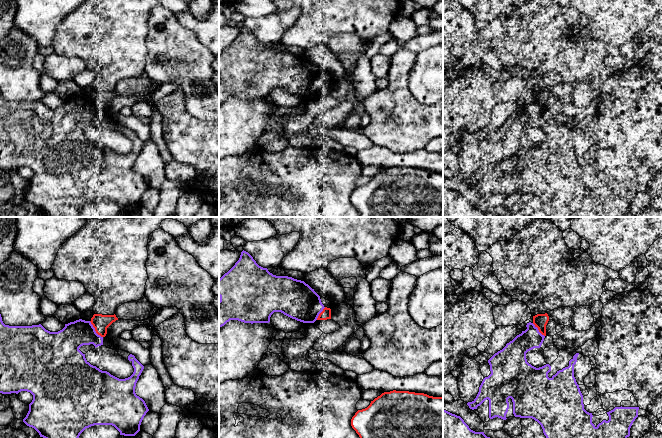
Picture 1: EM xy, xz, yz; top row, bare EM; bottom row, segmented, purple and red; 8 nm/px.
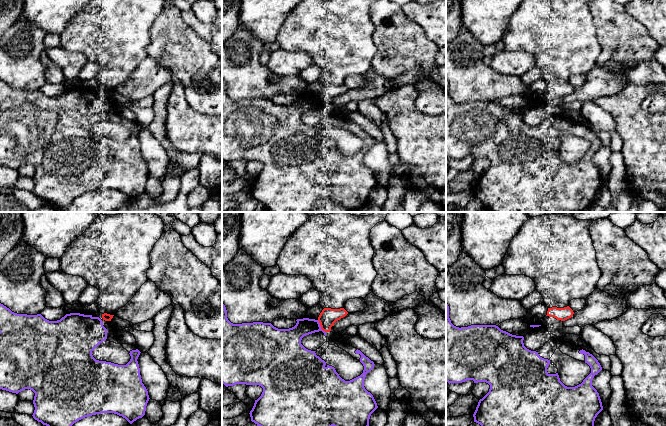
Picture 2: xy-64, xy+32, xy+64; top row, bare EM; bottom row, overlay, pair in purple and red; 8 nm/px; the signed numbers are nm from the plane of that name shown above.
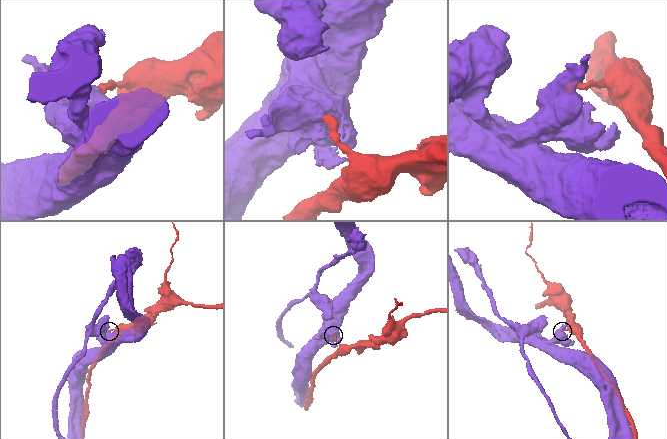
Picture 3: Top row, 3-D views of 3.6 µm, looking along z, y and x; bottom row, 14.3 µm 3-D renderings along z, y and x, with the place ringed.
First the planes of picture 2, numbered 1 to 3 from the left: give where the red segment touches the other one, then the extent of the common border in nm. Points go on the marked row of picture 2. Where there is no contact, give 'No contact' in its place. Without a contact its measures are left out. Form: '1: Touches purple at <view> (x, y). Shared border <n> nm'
1: No contact
2: Touches purple at xy+32 (320, 326). Shared border 120 nm
3: No contact

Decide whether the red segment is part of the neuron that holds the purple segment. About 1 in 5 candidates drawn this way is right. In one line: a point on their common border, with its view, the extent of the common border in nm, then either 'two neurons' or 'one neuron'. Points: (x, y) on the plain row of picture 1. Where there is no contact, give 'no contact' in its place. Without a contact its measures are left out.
xy (94, 106) | 170 nm | two neurons

